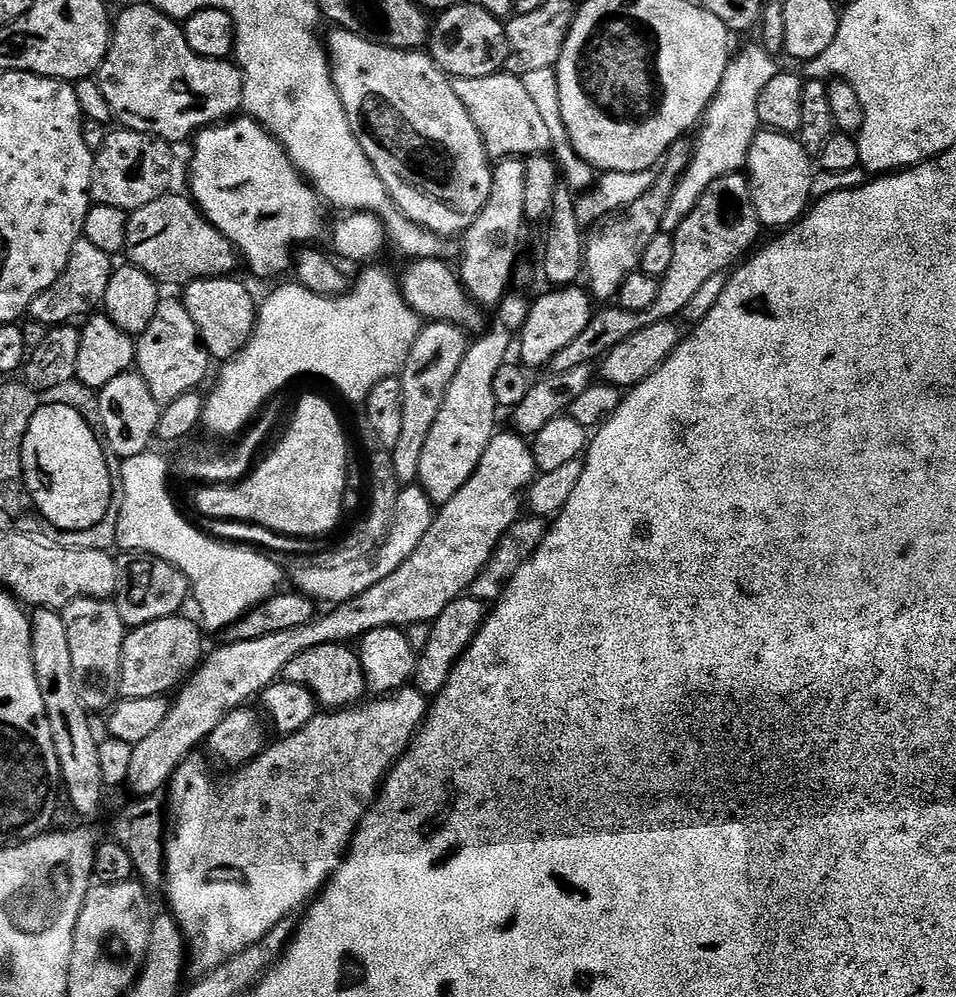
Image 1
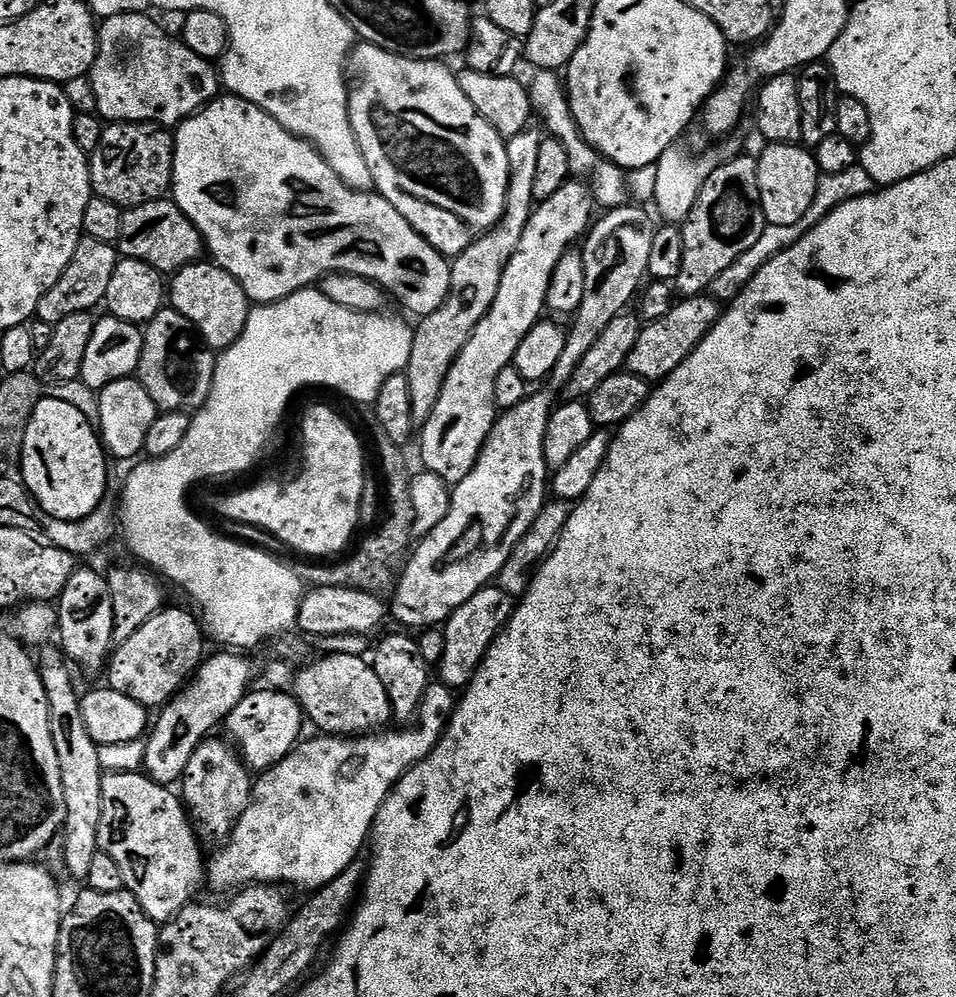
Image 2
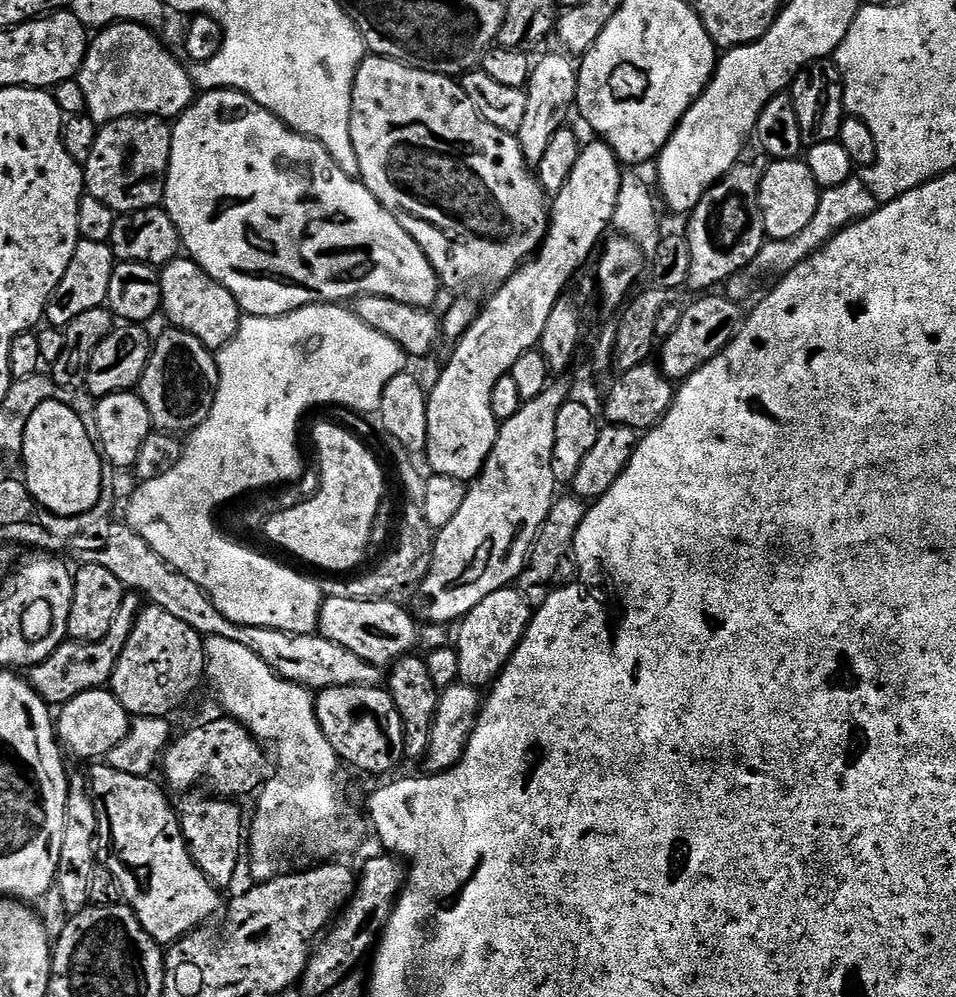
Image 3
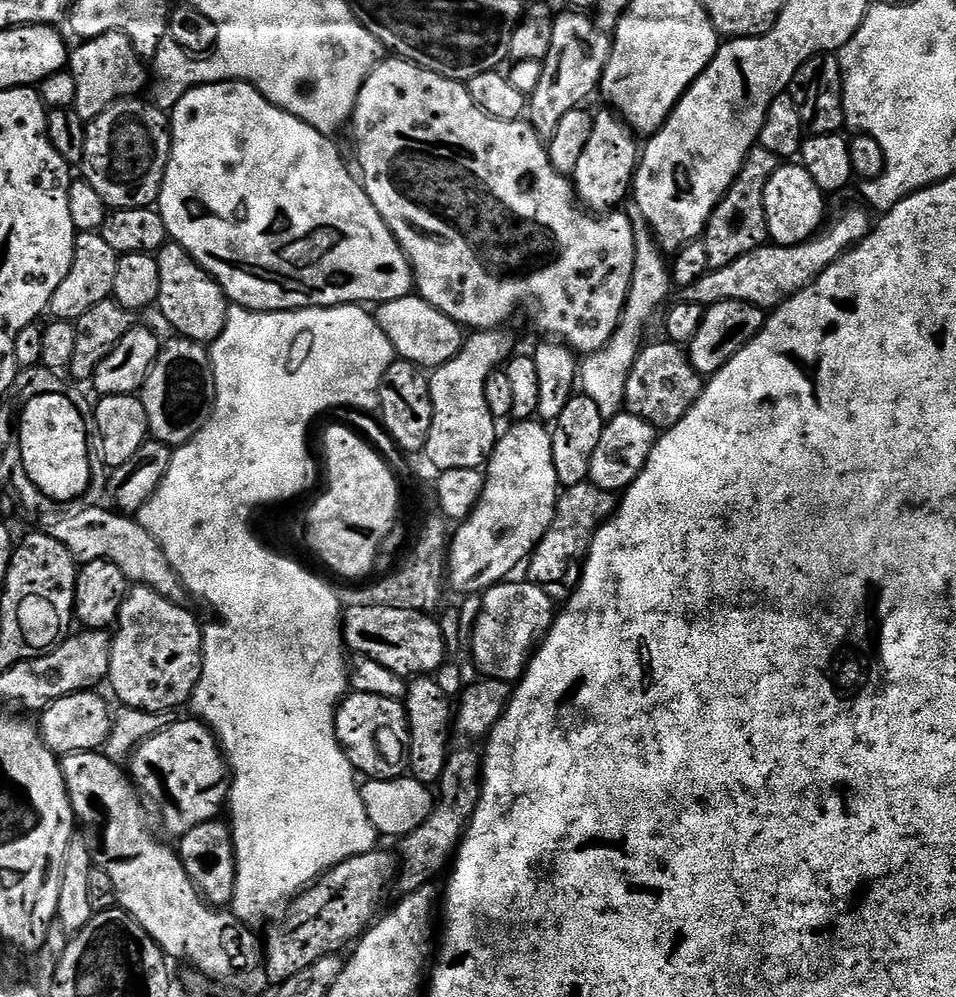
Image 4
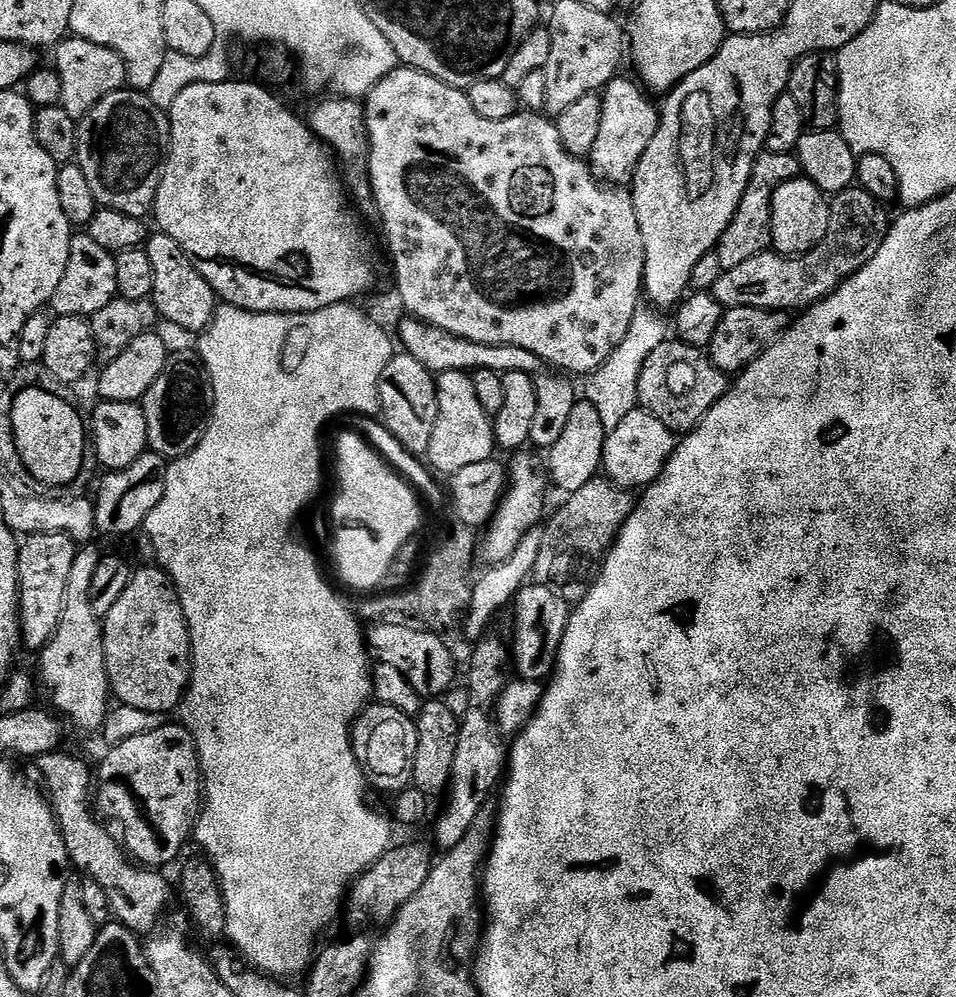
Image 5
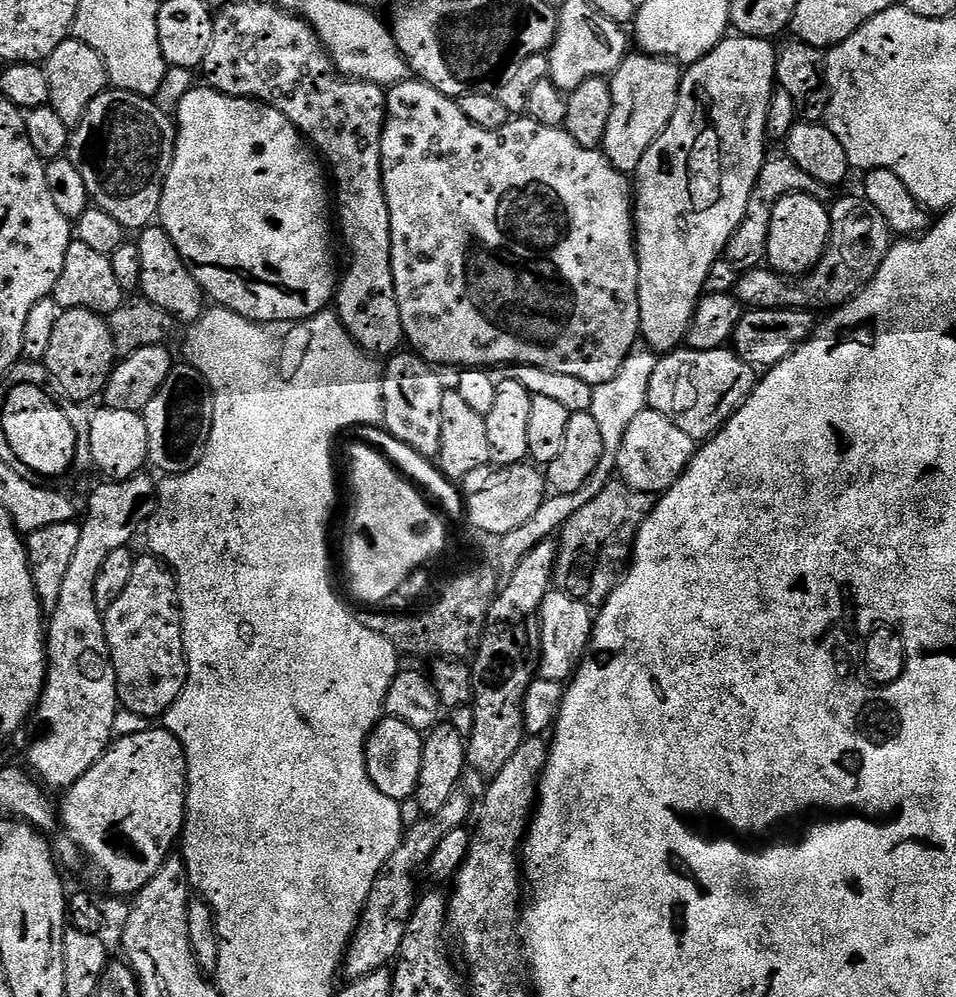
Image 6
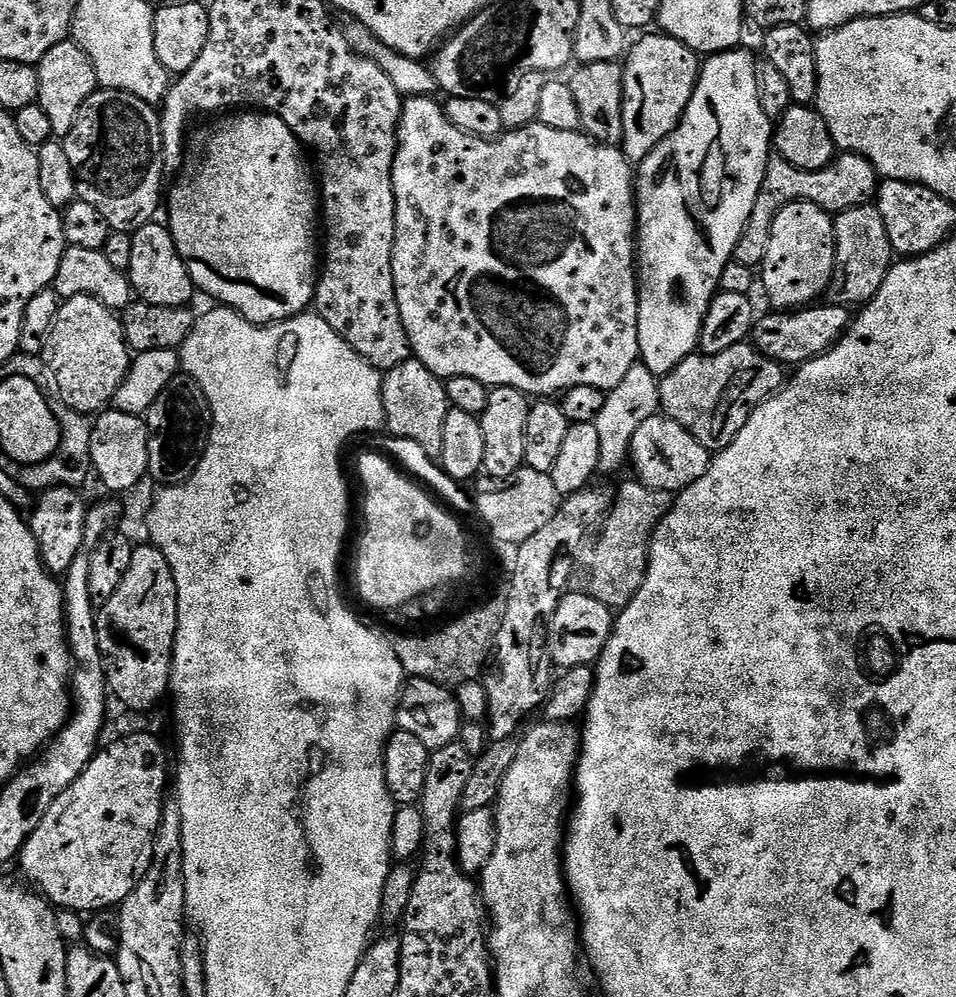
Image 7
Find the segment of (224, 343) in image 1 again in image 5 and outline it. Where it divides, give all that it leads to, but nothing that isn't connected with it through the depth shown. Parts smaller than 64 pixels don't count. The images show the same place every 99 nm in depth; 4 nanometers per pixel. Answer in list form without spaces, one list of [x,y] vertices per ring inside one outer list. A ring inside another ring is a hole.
[[[162,231],[149,235],[146,251],[154,265],[154,290],[150,299],[155,304],[157,313],[184,332],[203,332],[210,326],[218,307],[218,297],[210,282],[206,282],[206,278],[196,269],[195,262],[185,254],[182,246],[178,246],[174,238]]]

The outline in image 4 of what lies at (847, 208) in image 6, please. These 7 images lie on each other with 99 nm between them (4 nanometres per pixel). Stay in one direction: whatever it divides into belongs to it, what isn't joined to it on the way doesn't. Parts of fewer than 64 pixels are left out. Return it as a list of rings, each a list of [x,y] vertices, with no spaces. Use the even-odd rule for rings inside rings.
[[[863,207],[860,208],[846,209],[832,225],[829,223],[805,244],[782,246],[769,243],[765,247],[750,250],[750,254],[742,254],[742,258],[730,262],[730,266],[709,270],[702,278],[698,278],[698,282],[679,289],[679,299],[694,302],[704,309],[727,300],[746,302],[765,310],[779,308],[785,300],[814,283],[837,258],[868,237],[874,220],[867,216],[869,213]]]

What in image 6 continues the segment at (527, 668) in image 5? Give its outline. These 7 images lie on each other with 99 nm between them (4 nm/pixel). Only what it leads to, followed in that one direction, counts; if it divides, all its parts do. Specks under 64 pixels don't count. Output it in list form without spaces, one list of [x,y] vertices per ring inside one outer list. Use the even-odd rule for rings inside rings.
[[[550,590],[546,594],[538,617],[539,679],[550,682],[571,681],[582,655],[587,651],[593,623],[593,609],[585,601],[567,596],[559,590]]]

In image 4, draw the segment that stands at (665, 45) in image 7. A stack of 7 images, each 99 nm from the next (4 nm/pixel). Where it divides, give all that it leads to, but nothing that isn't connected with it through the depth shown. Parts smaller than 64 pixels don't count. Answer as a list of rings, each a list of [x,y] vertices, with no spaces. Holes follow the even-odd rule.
[[[597,111],[593,115],[590,142],[586,142],[586,150],[570,177],[579,203],[596,214],[607,214],[619,209],[623,205],[620,203],[629,199],[638,163],[637,137],[615,111],[607,111]]]

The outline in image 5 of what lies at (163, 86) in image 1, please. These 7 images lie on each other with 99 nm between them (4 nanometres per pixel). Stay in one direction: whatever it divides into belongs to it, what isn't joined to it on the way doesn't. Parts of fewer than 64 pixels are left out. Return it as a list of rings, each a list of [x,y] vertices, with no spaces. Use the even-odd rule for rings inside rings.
[[[65,38],[55,45],[55,52],[54,67],[60,79],[59,105],[66,110],[66,114],[82,118],[98,102],[102,102],[106,94],[119,92],[127,85],[128,71],[122,58],[106,46],[98,46],[94,42],[79,38]]]

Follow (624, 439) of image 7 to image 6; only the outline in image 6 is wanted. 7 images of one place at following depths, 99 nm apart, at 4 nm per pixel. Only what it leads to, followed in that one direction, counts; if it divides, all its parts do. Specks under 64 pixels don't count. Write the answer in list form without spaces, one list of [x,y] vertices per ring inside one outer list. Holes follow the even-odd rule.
[[[638,344],[632,348],[625,362],[619,368],[618,374],[610,382],[595,385],[591,398],[592,417],[601,429],[603,454],[599,459],[598,466],[590,474],[585,485],[576,490],[574,494],[552,494],[545,500],[525,525],[512,530],[499,539],[499,558],[497,564],[503,575],[509,576],[518,566],[518,562],[534,548],[546,539],[551,539],[564,526],[566,521],[574,516],[578,510],[582,510],[591,499],[598,498],[602,490],[606,488],[617,471],[618,452],[621,449],[622,438],[625,437],[626,429],[630,422],[642,411],[647,409],[650,377],[654,372],[659,357],[650,348]]]

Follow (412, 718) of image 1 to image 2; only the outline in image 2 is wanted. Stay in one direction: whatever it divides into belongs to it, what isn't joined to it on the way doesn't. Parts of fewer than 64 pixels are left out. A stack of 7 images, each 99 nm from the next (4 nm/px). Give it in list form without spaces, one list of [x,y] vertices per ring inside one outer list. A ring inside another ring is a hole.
[[[439,682],[429,683],[424,699],[420,701],[420,710],[418,713],[418,721],[420,720],[420,728],[408,728],[412,726],[404,726],[401,732],[392,732],[393,730],[381,730],[375,734],[365,734],[363,736],[329,736],[327,734],[316,734],[313,740],[305,739],[296,745],[296,748],[286,758],[282,758],[282,762],[278,762],[278,766],[274,766],[270,770],[259,773],[255,777],[252,785],[252,801],[246,806],[246,810],[242,814],[242,818],[238,818],[236,828],[232,835],[228,837],[224,848],[216,857],[209,859],[206,864],[206,884],[212,887],[216,892],[228,892],[247,888],[250,884],[271,884],[273,886],[285,886],[284,884],[293,884],[296,888],[308,888],[307,890],[315,890],[324,888],[330,882],[334,882],[334,878],[338,878],[338,874],[342,874],[342,870],[346,870],[350,865],[357,863],[360,851],[365,851],[366,845],[370,840],[372,826],[376,822],[376,816],[380,812],[381,806],[386,802],[386,798],[395,788],[406,773],[412,769],[415,764],[422,762],[434,750],[434,746],[438,746],[438,742],[444,737],[444,732],[448,729],[448,724],[452,720],[452,715],[456,709],[457,693],[453,689],[448,688],[445,684]]]

